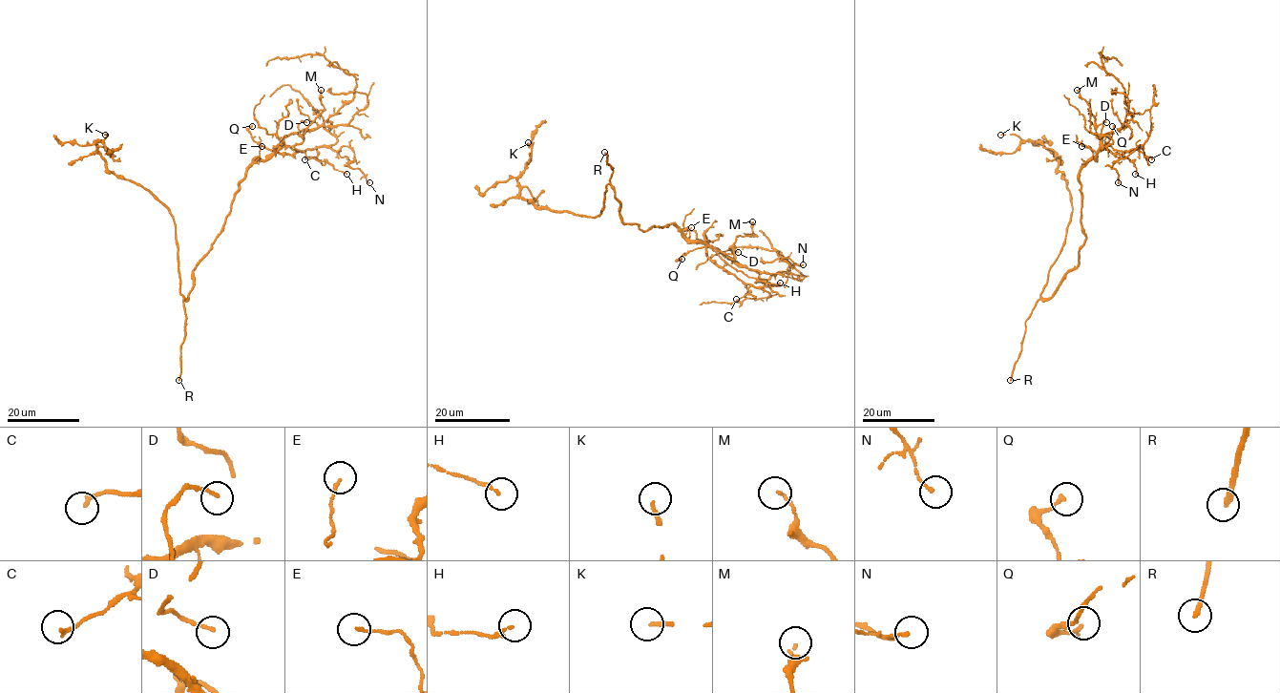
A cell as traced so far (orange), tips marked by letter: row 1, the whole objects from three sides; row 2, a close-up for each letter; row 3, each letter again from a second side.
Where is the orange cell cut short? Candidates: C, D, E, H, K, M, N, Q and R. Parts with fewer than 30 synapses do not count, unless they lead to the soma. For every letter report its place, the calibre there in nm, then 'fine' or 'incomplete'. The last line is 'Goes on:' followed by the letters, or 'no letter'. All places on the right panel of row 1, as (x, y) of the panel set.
C: (1151, 159) | 160 nm | fine
D: (1106, 122) | 130 nm | fine
E: (1081, 146) | 110 nm | fine
H: (1135, 174) | 130 nm | fine
K: (1000, 135) | 170 nm | incomplete
M: (1077, 90) | 120 nm | fine
N: (1118, 182) | 130 nm | fine
Q: (1112, 126) | 170 nm | fine
R: (1010, 380) | 190 nm | incomplete
Goes on: K, R

